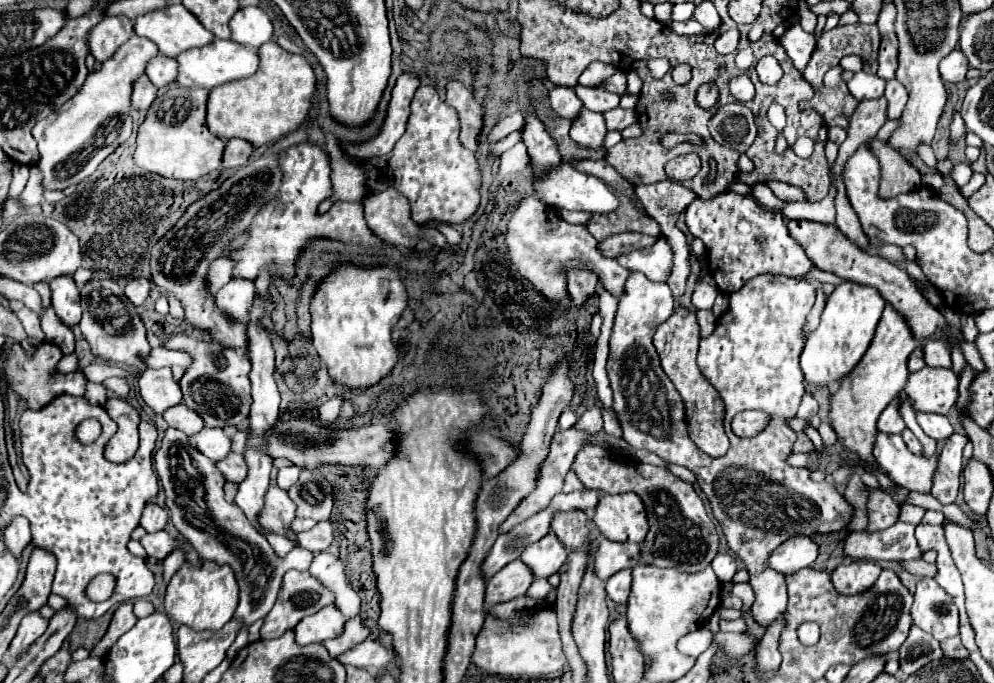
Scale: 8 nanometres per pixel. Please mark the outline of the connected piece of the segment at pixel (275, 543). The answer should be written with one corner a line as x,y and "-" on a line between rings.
270,534
266,540
268,540
270,546
274,548
274,552
278,552
278,556
286,556
286,554
296,546
294,540
290,540
290,538
286,538
286,536
280,536
280,534

